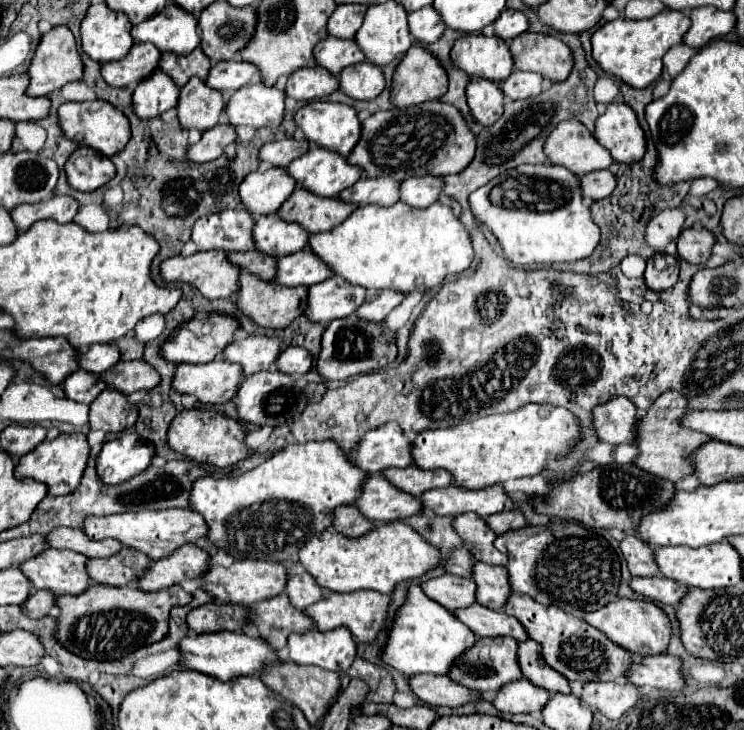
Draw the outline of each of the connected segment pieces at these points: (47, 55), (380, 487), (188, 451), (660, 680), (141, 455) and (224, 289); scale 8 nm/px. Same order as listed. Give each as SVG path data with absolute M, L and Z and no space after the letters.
M54 26L40 38L28 68L28 76L30 76L30 84L26 88L28 96L46 96L54 90L60 90L64 84L82 78L82 60L76 48L76 40L68 26Z
M368 476L362 498L356 502L358 510L372 522L394 522L422 512L422 502L398 490L384 476Z
M194 408L194 410L182 410L170 422L166 440L174 452L178 452L178 454L182 454L182 456L186 456L198 464L212 464L212 466L224 468L224 466L236 464L248 456L248 452L242 444L244 436L246 436L246 432L236 420L224 416L216 410Z
M654 654L638 658L638 662L634 662L634 670L630 670L628 674L628 682L640 688L652 686L674 692L682 692L686 688L682 660L672 654Z
M122 434L104 442L104 448L96 458L96 474L104 484L118 486L146 470L152 456L154 448L150 442L136 434Z
M210 250L210 252L196 252L192 256L172 256L160 264L160 276L166 282L186 282L194 286L204 298L216 300L216 298L228 298L238 290L238 266L230 266L226 262L226 254L222 250Z

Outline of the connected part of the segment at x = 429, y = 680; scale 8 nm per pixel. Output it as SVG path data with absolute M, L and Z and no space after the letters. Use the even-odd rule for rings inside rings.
M418 674L410 678L412 692L428 706L466 706L484 700L484 694L460 686L448 676Z

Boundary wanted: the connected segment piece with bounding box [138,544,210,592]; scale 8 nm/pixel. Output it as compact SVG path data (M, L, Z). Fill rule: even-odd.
M196 544L180 546L172 556L152 562L148 572L138 580L138 586L146 592L158 592L172 584L180 584L184 578L200 578L210 568L210 554Z

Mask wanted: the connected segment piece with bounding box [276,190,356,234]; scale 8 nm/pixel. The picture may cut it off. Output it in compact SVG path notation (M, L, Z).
M294 190L276 212L286 222L298 222L308 234L326 232L342 224L356 206L338 202L338 198L314 198L308 190Z

